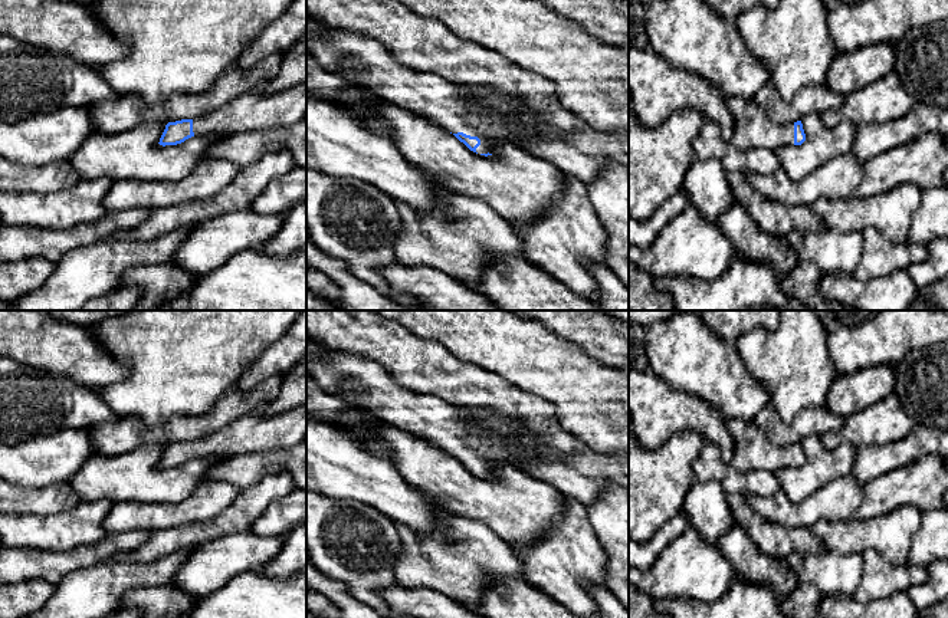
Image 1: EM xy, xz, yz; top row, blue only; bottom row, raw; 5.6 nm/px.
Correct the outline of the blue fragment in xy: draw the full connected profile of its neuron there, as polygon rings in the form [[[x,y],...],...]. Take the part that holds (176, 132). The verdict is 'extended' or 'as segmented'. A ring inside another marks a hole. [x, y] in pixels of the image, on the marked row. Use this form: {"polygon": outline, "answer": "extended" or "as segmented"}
{"polygon": [[[266,82],[240,93],[216,111],[193,119],[168,122],[160,145],[177,145],[199,137],[224,138],[292,125],[306,114],[306,83],[269,93]]], "answer": "extended"}

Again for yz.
{"polygon": [[[725,98],[735,121],[731,144],[741,149],[768,148],[775,151],[784,145],[801,145],[806,134],[801,121],[781,125],[770,118],[754,98]]], "answer": "extended"}

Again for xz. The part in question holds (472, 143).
{"polygon": [[[327,27],[324,33],[306,33],[306,49],[325,69],[335,69],[342,62],[354,62],[361,69],[364,88],[383,92],[384,98],[396,106],[406,108],[442,129],[453,134],[470,151],[492,155],[499,142],[551,141],[561,138],[562,132],[550,131],[538,115],[527,114],[509,96],[489,93],[488,89],[470,89],[455,85],[437,73],[420,72],[397,62],[377,40],[361,33]]], "answer": "extended"}

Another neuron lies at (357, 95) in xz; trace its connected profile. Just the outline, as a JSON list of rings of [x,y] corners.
[[[348,85],[337,92],[337,95],[331,99],[331,103],[352,105],[355,108],[371,111],[381,101],[381,93],[375,93],[374,91],[364,88],[363,85]]]

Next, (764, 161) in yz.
[[[708,119],[703,122],[693,148],[696,158],[703,161],[718,158],[728,171],[737,170],[770,175],[781,167],[777,154],[768,148],[741,151],[731,142],[725,142],[718,125]]]

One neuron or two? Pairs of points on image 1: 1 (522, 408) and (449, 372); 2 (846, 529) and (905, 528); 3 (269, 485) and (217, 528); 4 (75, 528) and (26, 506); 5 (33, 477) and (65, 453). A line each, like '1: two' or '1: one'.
1: one
2: one
3: one
4: two
5: one

